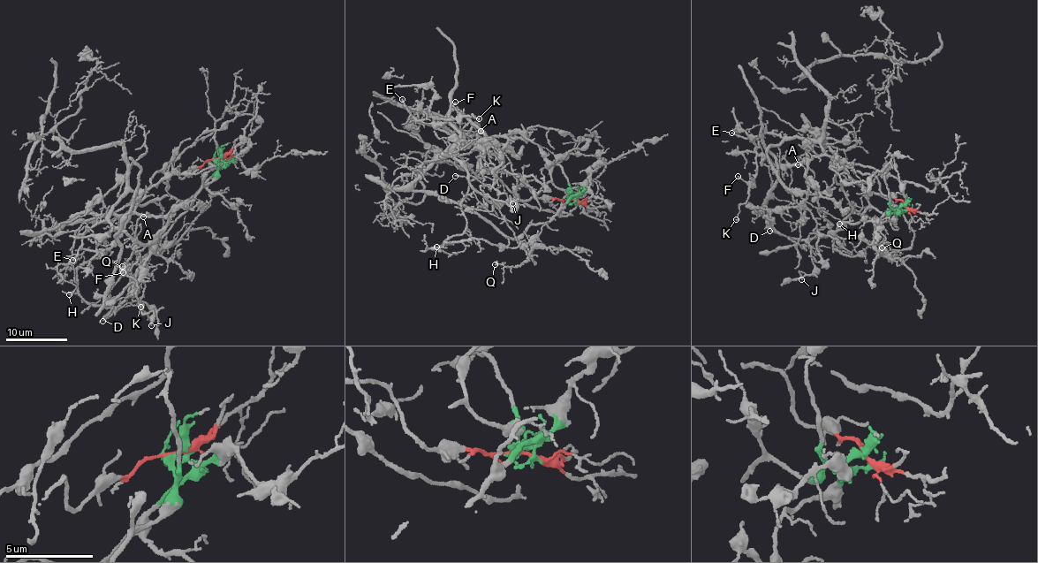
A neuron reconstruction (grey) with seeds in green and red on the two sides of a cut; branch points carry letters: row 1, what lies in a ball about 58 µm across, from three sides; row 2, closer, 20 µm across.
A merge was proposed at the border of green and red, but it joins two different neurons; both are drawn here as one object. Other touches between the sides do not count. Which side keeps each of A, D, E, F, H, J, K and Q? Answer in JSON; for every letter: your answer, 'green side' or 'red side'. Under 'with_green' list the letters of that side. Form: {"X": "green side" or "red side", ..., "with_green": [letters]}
{"A": "green side", "D": "green side", "E": "red side", "F": "red side", "H": "red side", "J": "green side", "K": "red side", "Q": "green side", "with_green": ["A", "D", "J", "Q"]}

